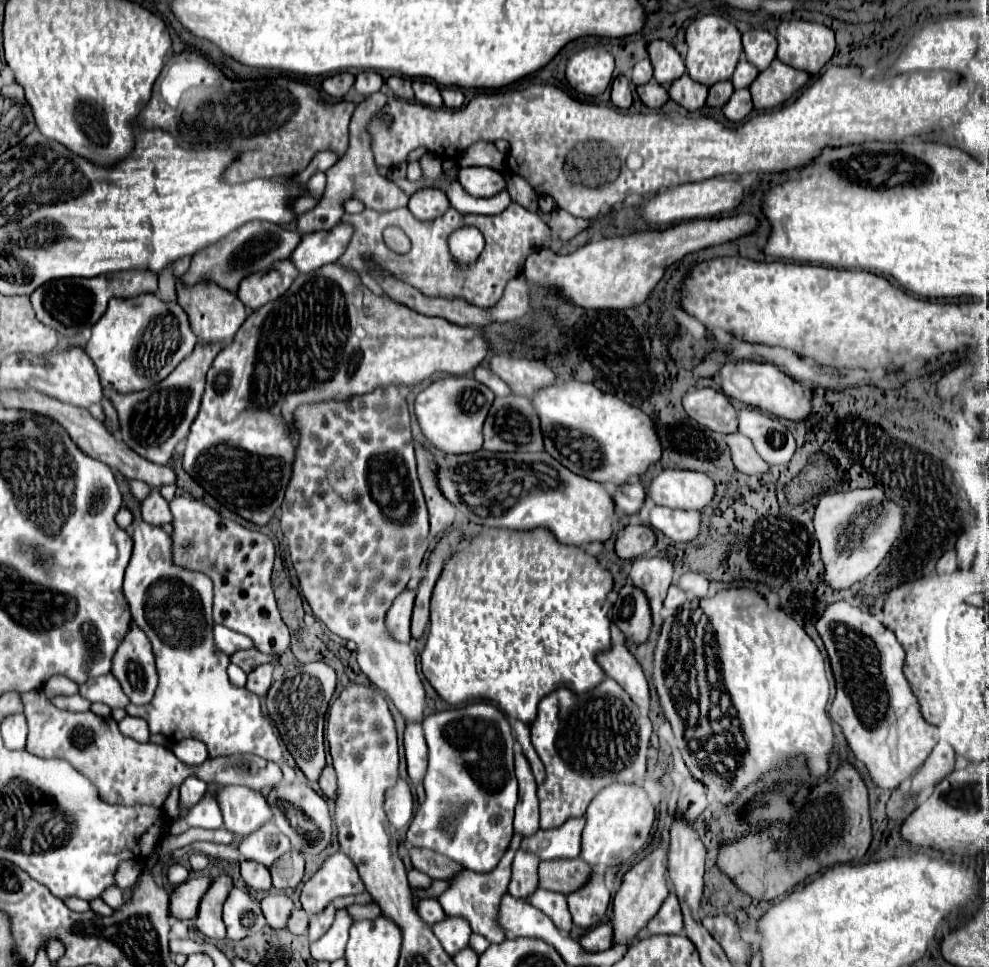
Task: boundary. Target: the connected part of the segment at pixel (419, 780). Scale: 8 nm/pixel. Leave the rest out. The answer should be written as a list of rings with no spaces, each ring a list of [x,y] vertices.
[[[406,725],[404,751],[406,751],[408,775],[410,775],[412,787],[418,787],[424,783],[426,767],[428,767],[428,747],[426,747],[420,725]]]

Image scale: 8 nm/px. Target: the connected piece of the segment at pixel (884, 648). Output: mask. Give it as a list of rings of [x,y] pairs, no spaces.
[[[838,601],[828,607],[828,611],[824,611],[824,615],[818,619],[818,633],[828,649],[832,671],[836,677],[836,699],[830,707],[832,719],[842,727],[842,733],[846,735],[856,759],[868,767],[872,781],[884,789],[898,787],[910,777],[914,769],[918,769],[926,761],[938,737],[938,729],[922,719],[918,711],[918,701],[902,673],[904,649],[896,641],[894,633],[888,631],[874,615],[852,607],[846,601]]]

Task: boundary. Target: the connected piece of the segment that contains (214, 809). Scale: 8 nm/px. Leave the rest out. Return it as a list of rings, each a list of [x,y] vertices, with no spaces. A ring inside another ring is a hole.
[[[208,785],[208,795],[196,807],[192,807],[192,811],[186,817],[178,817],[172,823],[172,827],[170,827],[172,835],[182,835],[190,827],[214,827],[214,829],[222,827],[220,807],[218,807],[216,799],[212,799],[212,795],[210,795],[212,787],[216,787],[216,785]]]

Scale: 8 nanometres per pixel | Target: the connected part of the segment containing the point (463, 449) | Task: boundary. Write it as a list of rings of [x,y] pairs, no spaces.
[[[444,377],[430,383],[414,401],[422,435],[444,453],[474,453],[482,447],[482,425],[492,407],[494,393],[474,377]]]

